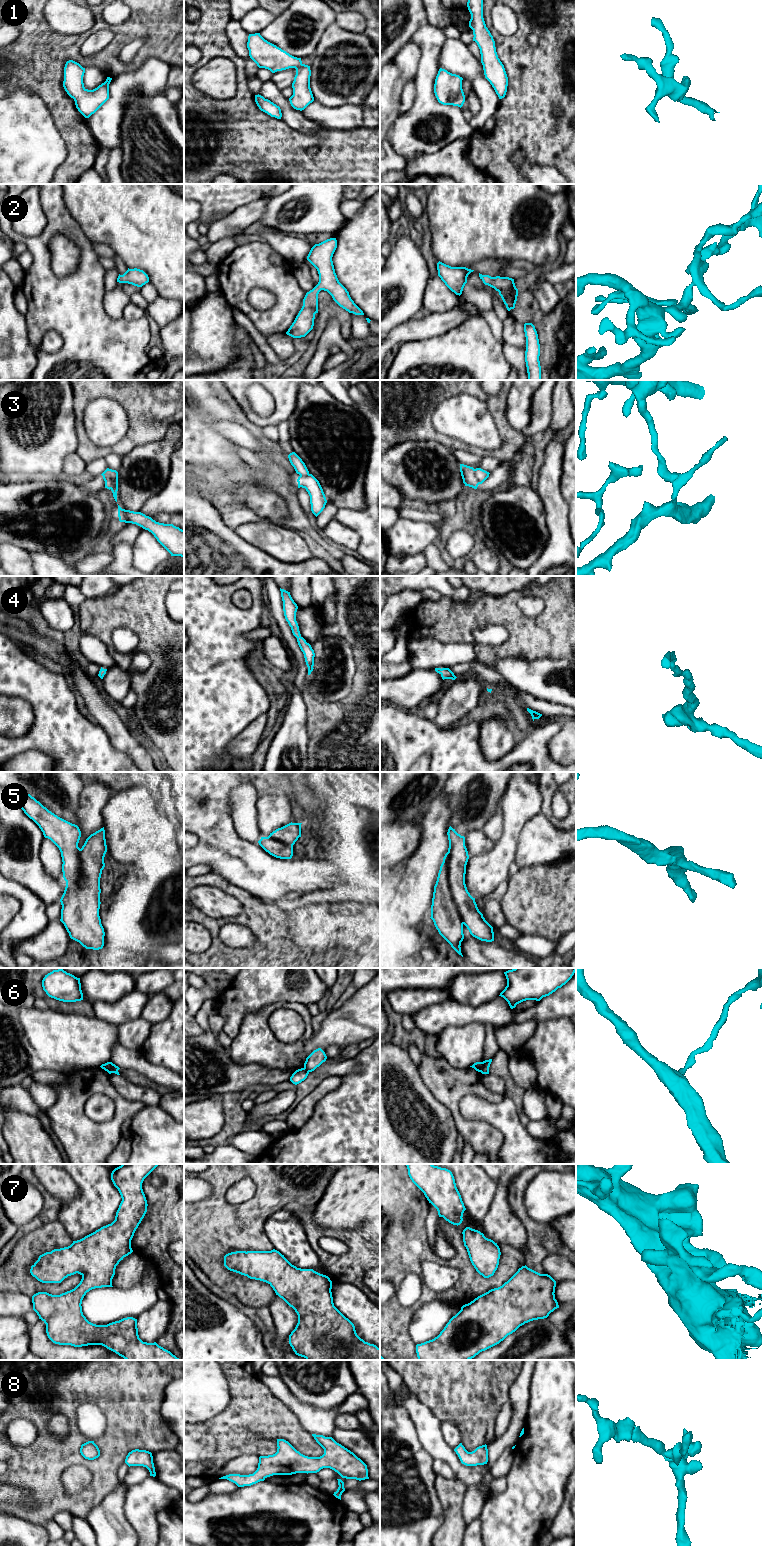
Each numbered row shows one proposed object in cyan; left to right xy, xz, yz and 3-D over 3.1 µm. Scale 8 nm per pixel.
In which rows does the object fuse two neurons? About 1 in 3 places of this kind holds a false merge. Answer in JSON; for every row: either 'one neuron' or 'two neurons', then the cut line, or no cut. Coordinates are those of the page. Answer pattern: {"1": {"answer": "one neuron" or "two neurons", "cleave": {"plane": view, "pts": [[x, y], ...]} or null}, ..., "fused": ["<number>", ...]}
{"1": {"answer": "one neuron", "cleave": null}, "2": {"answer": "one neuron", "cleave": null}, "3": {"answer": "two neurons", "cleave": {"plane": "yz", "pts": [[474, 469], [474, 475], [479, 483]]}}, "4": {"answer": "one neuron", "cleave": null}, "5": {"answer": "one neuron", "cleave": null}, "6": {"answer": "two neurons", "cleave": {"plane": "xy", "pts": [[109, 1062], [113, 1072]]}}, "7": {"answer": "one neuron", "cleave": null}, "8": {"answer": "one neuron", "cleave": null}, "fused": ["3", "6"]}

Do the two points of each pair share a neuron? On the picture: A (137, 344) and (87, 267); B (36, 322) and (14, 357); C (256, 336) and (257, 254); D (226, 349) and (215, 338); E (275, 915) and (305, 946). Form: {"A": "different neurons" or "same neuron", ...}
{"A": "same neuron", "B": "different neurons", "C": "different neurons", "D": "same neuron", "E": "different neurons"}

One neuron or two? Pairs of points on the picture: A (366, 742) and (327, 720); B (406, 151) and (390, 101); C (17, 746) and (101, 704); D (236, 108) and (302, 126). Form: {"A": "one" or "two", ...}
{"A": "one", "B": "two", "C": "two", "D": "two"}

